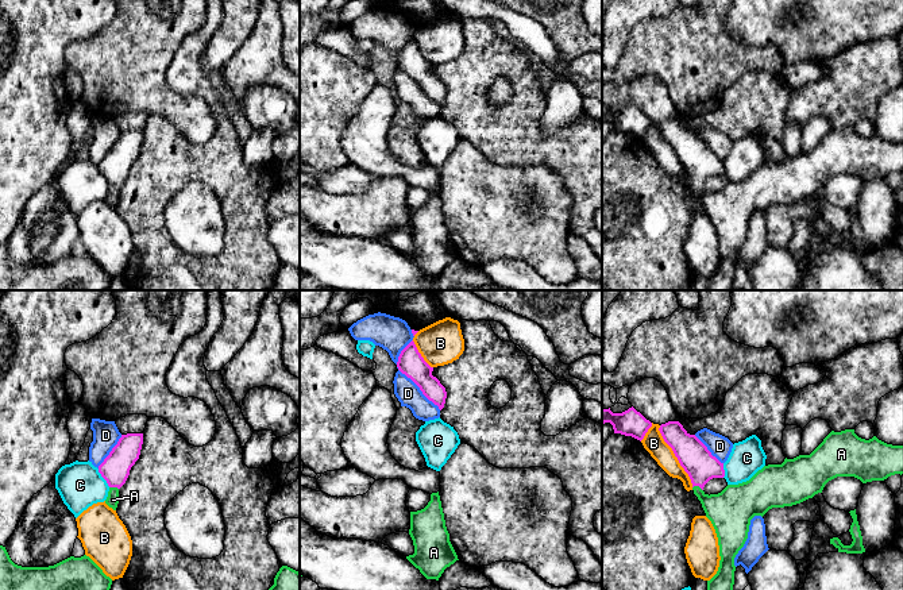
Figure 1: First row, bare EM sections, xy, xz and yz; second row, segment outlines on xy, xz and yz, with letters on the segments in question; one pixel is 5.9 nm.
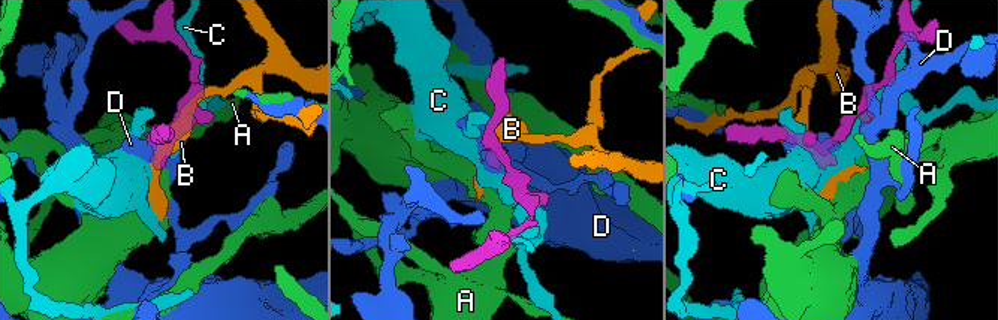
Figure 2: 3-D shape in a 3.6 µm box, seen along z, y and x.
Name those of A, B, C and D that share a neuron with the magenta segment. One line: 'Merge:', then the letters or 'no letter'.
Merge: A

